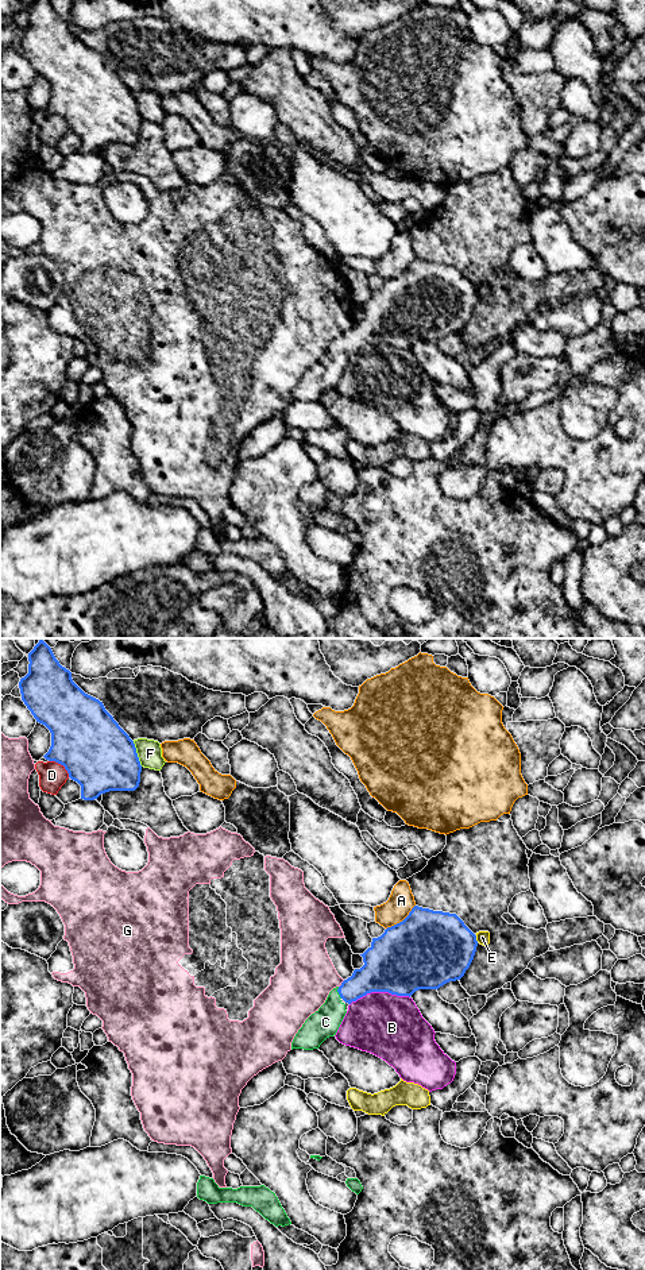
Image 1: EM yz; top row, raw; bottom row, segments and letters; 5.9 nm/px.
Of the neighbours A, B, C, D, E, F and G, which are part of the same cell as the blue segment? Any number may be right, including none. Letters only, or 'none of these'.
C

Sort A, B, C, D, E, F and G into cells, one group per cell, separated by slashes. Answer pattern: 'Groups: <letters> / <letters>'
Groups: A / B / C / D / E / F / G

